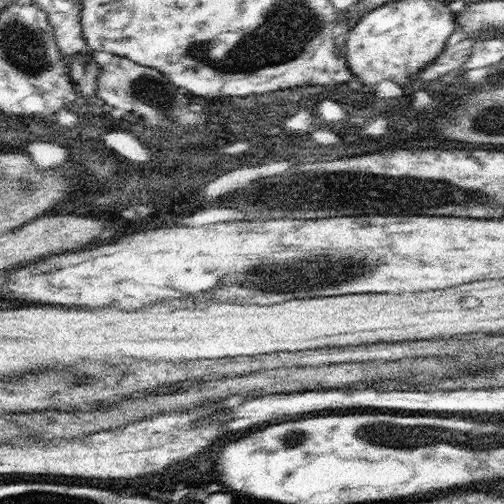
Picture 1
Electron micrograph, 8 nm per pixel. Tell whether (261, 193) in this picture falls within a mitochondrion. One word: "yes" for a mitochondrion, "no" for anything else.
no

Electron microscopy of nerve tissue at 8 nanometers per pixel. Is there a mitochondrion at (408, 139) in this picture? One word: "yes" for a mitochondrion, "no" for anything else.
no

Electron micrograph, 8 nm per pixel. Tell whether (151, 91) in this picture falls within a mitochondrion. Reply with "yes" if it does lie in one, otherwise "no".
yes

